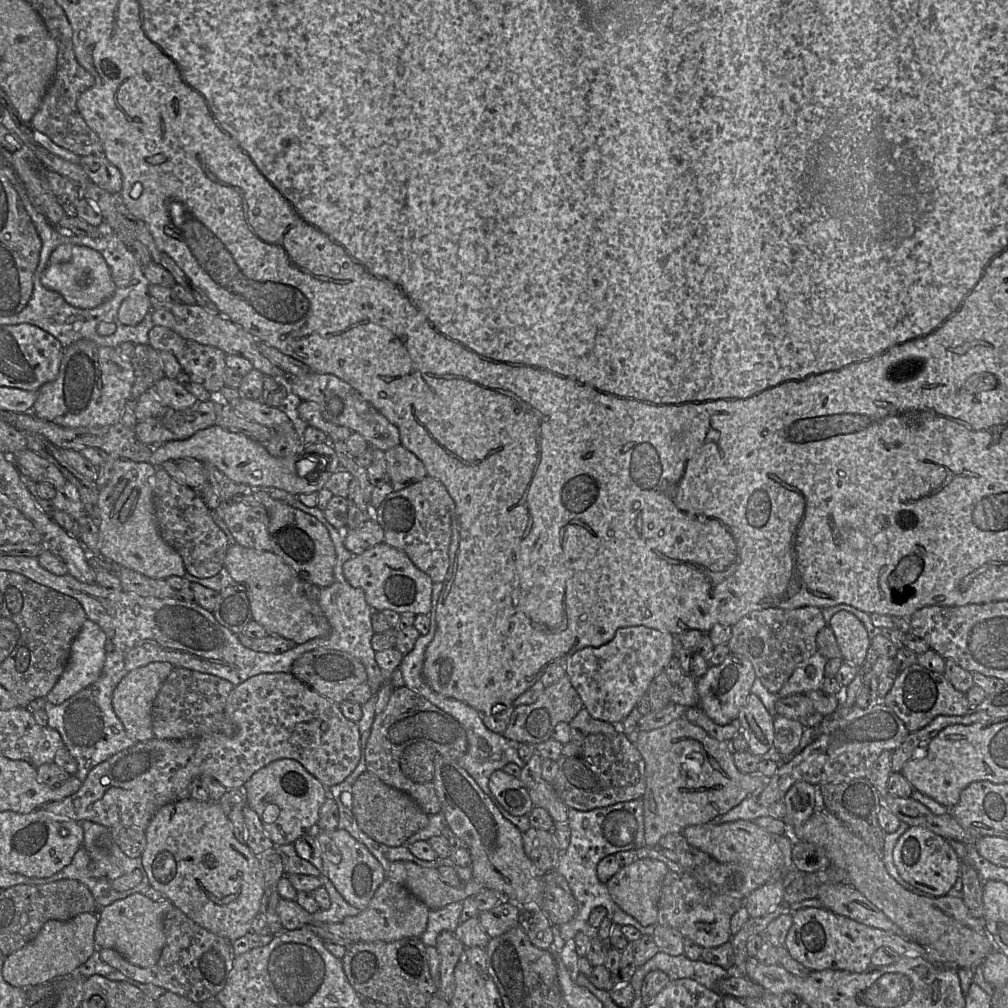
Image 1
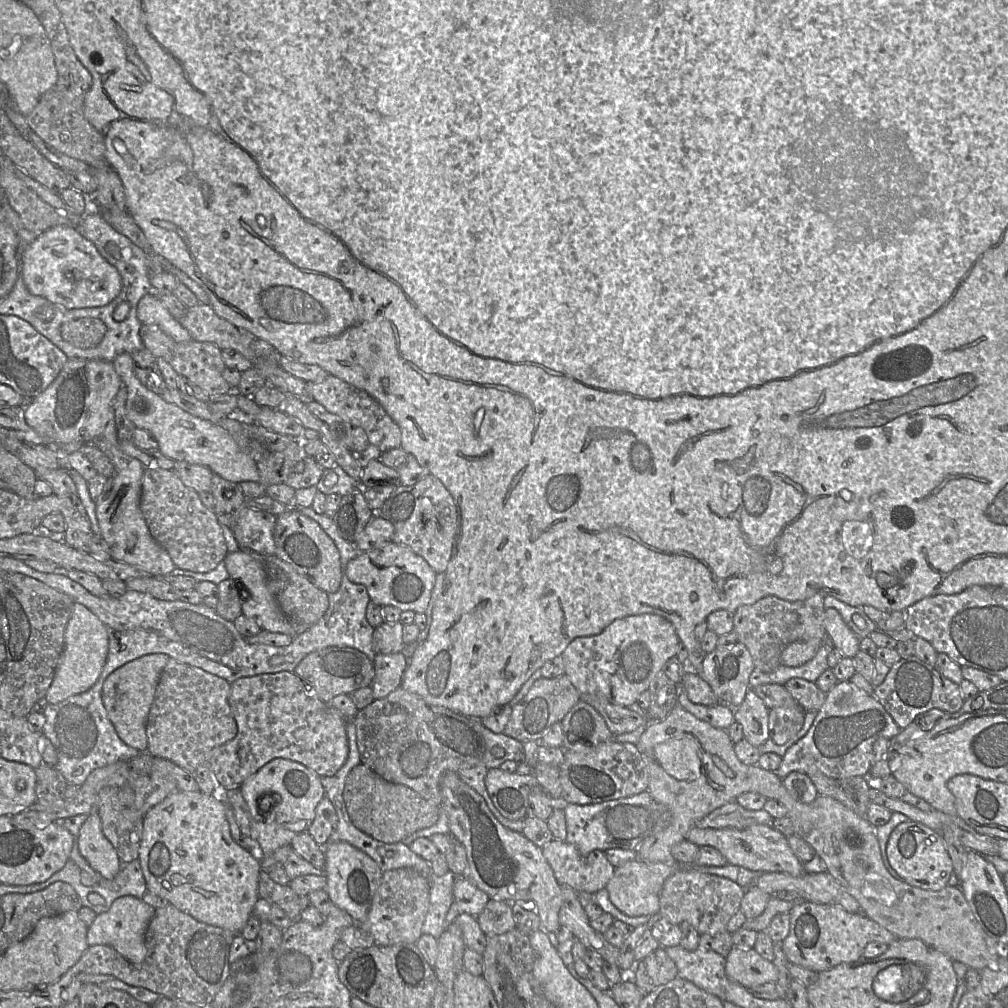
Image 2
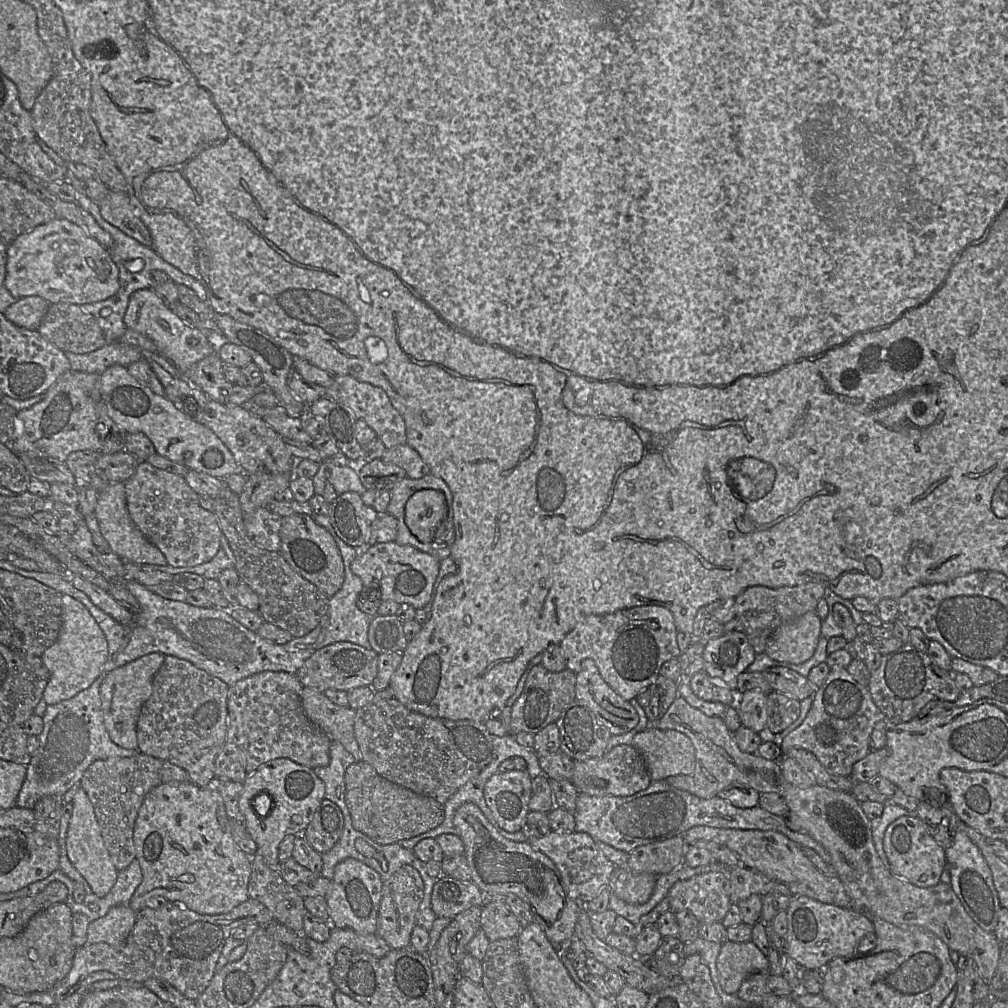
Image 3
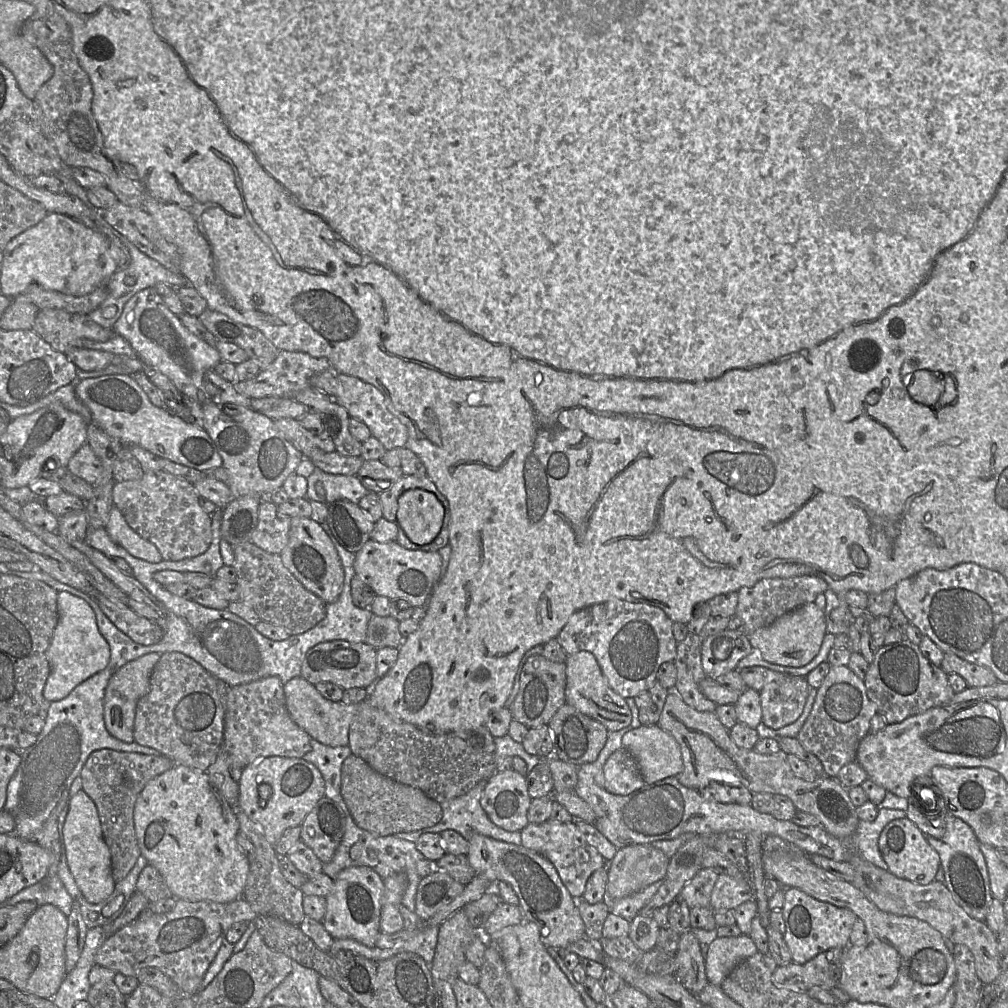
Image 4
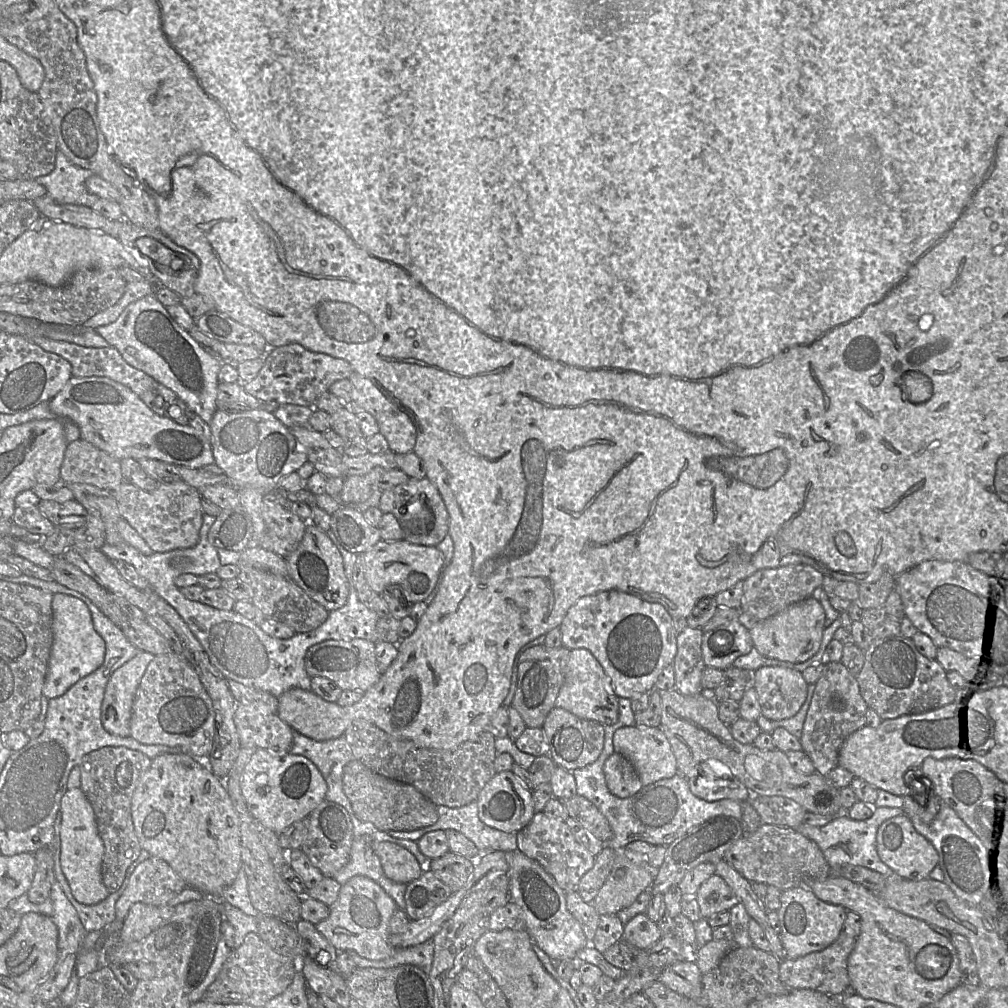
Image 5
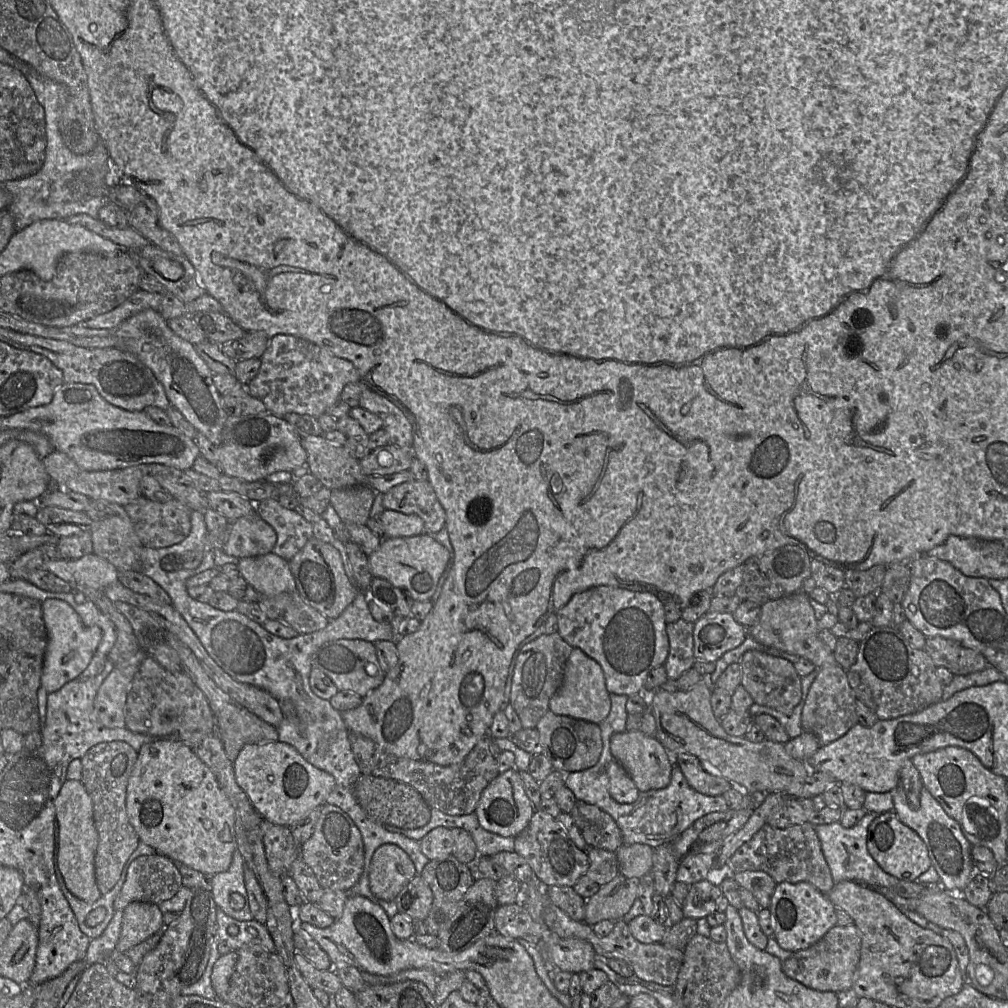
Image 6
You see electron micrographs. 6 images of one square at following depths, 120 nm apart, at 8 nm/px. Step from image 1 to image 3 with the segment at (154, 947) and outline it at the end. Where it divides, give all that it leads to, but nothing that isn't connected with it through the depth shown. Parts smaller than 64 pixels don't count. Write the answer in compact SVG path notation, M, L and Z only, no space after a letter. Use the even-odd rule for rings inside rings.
M129 905L112 907L104 917L89 924L87 943L123 945L135 925L136 918L137 913Z

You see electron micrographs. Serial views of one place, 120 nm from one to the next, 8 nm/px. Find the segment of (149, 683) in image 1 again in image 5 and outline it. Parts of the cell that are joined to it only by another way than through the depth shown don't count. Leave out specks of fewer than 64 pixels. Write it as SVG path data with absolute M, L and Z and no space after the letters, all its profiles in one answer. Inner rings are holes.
M140 651L112 673L101 705L101 721L107 732L121 737L130 735L135 693L154 657L149 652Z

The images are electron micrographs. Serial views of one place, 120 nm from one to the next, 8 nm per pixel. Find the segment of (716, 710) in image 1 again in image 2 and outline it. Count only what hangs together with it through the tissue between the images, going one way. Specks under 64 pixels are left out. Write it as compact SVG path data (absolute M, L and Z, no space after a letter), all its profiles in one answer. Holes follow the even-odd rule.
M738 641L706 654L698 673L711 686L718 704L735 709L750 689L749 678L754 668L748 649Z

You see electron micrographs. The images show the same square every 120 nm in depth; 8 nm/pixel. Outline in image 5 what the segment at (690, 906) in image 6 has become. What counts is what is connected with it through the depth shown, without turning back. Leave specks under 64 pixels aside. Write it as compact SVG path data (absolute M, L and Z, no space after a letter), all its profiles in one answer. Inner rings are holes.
M713 874L699 888L694 897L700 908L702 918L729 911L739 902L728 884L718 875Z

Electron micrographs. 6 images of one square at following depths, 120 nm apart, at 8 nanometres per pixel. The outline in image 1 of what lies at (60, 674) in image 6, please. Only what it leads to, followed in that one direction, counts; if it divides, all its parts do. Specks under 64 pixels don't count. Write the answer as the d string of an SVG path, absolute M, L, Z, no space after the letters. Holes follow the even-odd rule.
M87 618L72 642L67 666L46 700L60 705L94 683L104 667L105 642L102 628Z

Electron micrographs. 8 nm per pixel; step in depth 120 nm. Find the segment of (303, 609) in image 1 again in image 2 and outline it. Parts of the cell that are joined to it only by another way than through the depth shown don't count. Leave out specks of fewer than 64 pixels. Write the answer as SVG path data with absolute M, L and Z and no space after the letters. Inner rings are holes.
M238 550L236 552L228 552L224 558L224 563L230 578L241 585L242 614L255 620L262 630L282 633L291 637L298 635L295 633L291 622L280 610L270 591L266 570L261 556L246 550Z

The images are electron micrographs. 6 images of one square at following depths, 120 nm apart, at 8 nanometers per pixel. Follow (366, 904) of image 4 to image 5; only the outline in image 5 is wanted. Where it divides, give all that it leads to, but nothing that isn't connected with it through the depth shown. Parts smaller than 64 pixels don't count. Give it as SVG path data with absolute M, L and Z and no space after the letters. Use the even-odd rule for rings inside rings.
M353 876L342 885L329 916L315 927L338 952L354 951L369 960L382 960L395 950L389 941L389 921L397 910L393 899L379 884L365 876Z

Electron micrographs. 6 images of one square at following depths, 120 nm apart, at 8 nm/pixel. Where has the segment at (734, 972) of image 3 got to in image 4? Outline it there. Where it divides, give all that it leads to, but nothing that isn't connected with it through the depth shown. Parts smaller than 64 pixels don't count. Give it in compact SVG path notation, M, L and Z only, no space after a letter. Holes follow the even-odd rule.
M749 935L717 937L707 949L705 969L709 983L720 987L725 978L744 959L758 949Z

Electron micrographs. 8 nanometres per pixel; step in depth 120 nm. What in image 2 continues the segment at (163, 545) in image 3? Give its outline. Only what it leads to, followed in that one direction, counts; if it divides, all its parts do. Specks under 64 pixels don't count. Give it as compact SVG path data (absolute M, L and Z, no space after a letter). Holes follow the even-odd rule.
M144 469L140 508L152 537L166 549L177 568L210 572L226 557L228 549L215 512L204 506L199 493L185 486L173 470Z

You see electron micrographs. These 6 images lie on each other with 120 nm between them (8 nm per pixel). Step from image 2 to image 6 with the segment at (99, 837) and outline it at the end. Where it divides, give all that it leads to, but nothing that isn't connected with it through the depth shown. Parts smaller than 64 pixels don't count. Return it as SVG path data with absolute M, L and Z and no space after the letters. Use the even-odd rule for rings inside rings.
M66 780L55 800L59 832L58 867L68 891L80 900L94 903L101 896L95 876L95 854L98 832L95 828L93 804L80 780Z

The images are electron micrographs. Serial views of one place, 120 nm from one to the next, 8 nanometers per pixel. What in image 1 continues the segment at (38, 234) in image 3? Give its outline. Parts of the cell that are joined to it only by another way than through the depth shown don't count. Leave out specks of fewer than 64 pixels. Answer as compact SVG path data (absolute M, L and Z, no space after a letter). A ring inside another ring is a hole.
M63 243L53 250L40 279L46 289L60 293L68 304L82 309L99 306L115 291L110 268L102 254L72 243Z

